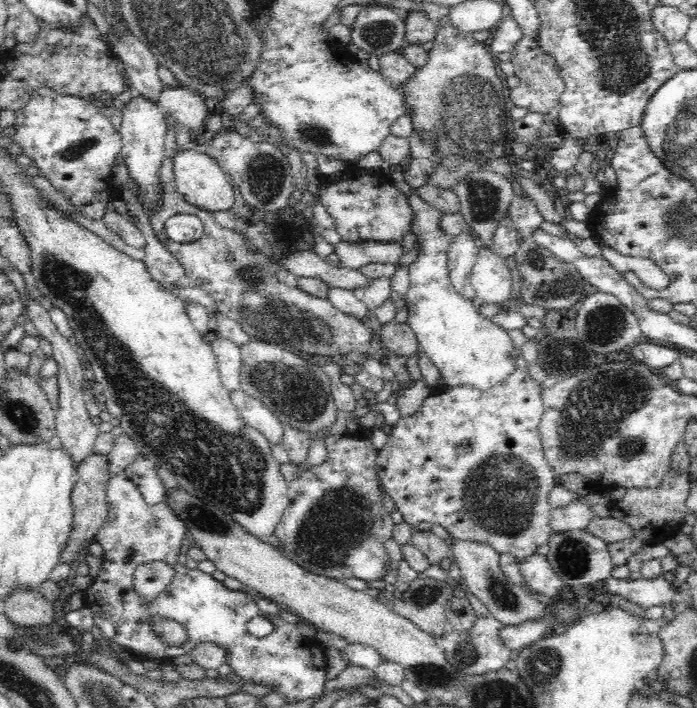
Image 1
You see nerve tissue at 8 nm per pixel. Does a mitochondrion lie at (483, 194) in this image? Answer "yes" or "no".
yes

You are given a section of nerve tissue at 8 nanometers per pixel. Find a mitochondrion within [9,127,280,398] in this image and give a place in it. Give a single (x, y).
(75, 150)

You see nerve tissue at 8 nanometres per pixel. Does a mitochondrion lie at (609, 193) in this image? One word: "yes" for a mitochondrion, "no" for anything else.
no

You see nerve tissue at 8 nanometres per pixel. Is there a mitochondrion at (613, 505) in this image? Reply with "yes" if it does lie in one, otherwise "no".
no

